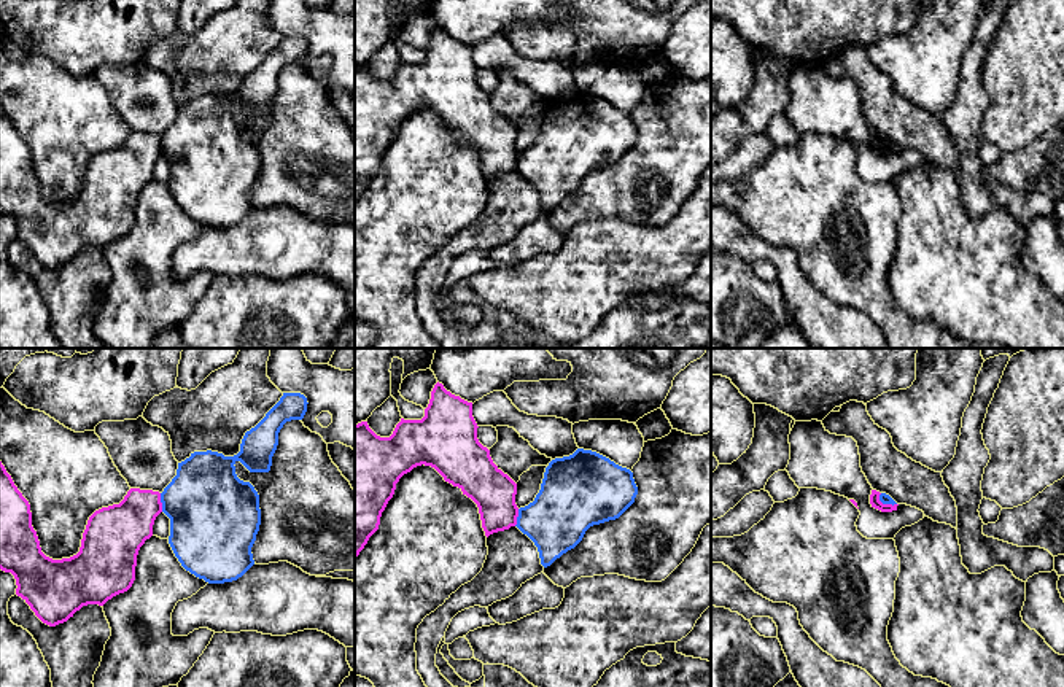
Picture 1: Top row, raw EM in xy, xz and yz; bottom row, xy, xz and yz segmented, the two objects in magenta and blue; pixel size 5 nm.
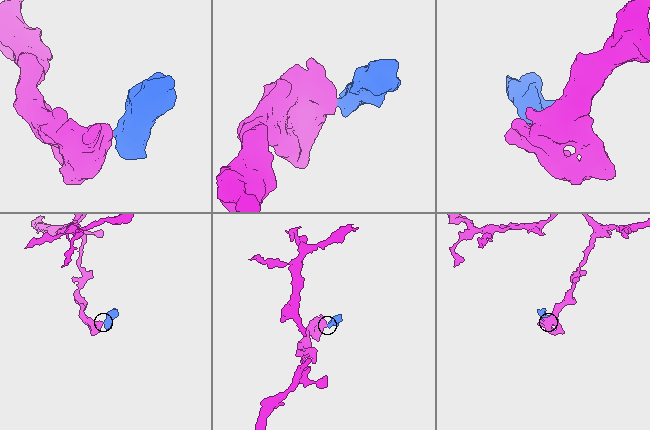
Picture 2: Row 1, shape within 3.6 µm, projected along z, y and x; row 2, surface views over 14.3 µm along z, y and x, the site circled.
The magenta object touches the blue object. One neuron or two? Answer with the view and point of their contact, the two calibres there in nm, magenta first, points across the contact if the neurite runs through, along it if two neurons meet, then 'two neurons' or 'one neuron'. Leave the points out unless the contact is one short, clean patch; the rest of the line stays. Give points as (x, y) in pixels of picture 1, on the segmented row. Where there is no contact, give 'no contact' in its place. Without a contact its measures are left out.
xy (161, 503) | 260/420 nm | two neurons

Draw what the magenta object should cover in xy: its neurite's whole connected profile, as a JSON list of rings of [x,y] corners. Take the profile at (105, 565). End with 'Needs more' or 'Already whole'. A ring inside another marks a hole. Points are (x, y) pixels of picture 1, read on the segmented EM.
[[[0,461],[0,569],[14,576],[16,595],[30,606],[35,615],[43,623],[56,627],[73,617],[83,606],[103,606],[132,587],[138,550],[153,536],[153,525],[161,512],[159,491],[130,488],[119,504],[102,507],[89,517],[76,555],[52,560],[41,552],[32,526],[29,501]]]. Already whole

